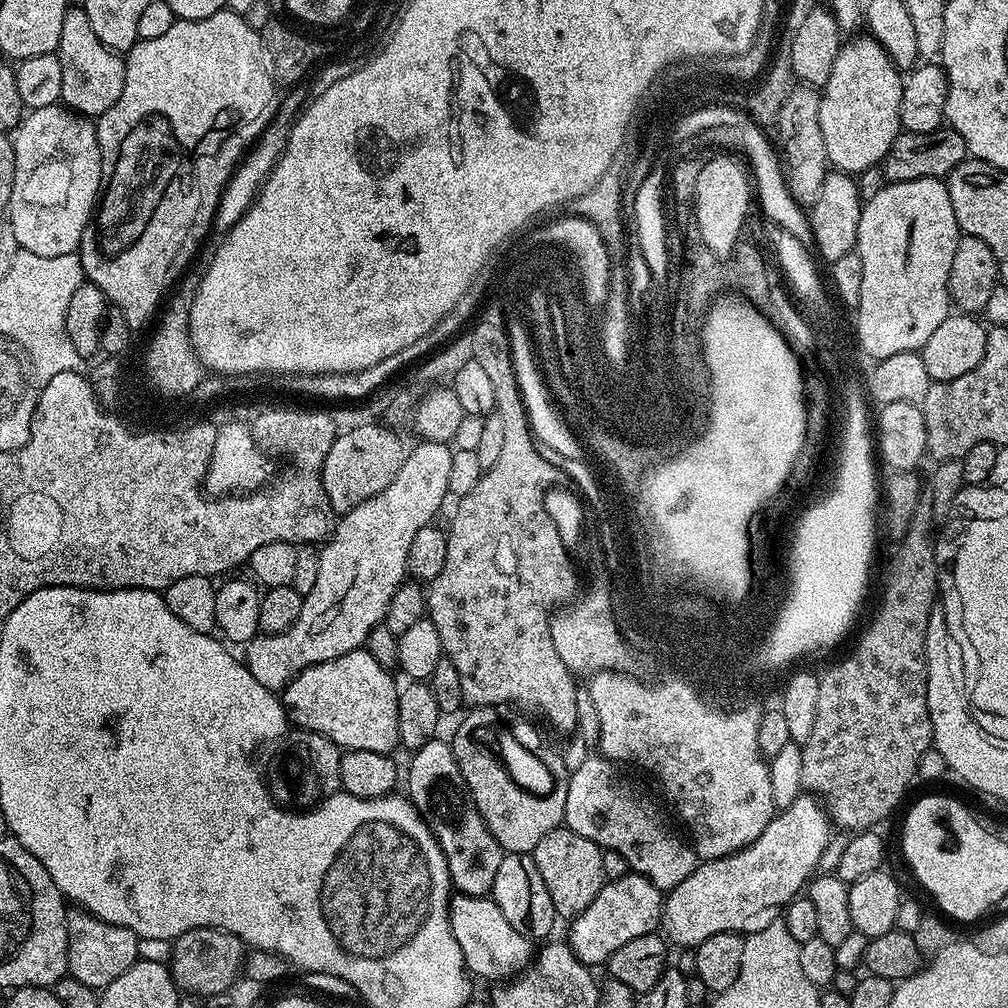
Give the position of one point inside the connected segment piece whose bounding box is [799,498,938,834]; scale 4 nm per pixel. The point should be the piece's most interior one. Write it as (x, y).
(873, 726)

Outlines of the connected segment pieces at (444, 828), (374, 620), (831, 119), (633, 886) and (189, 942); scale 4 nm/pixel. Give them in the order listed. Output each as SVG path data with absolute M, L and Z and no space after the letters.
M443 738L431 740L426 742L426 746L411 753L410 759L412 759L412 765L408 768L406 795L412 801L417 812L426 814L428 828L444 852L453 889L462 896L488 896L494 886L494 877L498 874L498 866L502 866L502 858L506 853L494 838L494 834L490 834L482 814L478 814L478 810L473 806L472 795L462 778L460 767L452 753L451 743Z
M425 440L417 443L417 448L405 455L402 470L394 474L394 482L386 486L374 498L366 498L354 510L343 513L335 521L332 534L323 541L318 558L318 579L315 580L310 594L306 594L302 602L302 614L298 614L298 622L290 626L290 630L279 632L273 636L257 634L246 645L246 663L250 674L262 686L273 690L283 690L303 668L309 668L322 662L330 662L334 658L342 658L342 654L359 652L367 645L371 632L384 623L384 615L388 612L394 594L405 583L408 572L407 555L414 536L422 527L431 525L444 504L444 496L449 495L450 462L453 449L448 444L439 444Z
M863 34L857 40L841 43L838 58L834 58L834 70L830 70L830 78L825 82L820 97L820 105L818 106L818 126L822 126L822 143L826 145L826 158L829 165L835 171L847 172L849 174L859 174L877 167L883 161L885 154L890 150L890 146L895 142L896 137L900 135L902 129L900 126L900 107L902 106L902 79L901 69L894 66L894 62L886 54L886 50L882 50L882 46L878 41L873 40L871 35Z
M629 874L617 880L608 880L598 898L582 910L582 914L571 917L566 941L577 958L589 966L607 965L611 955L622 949L626 942L640 935L650 935L660 928L660 915L664 909L664 896L654 882L647 877Z
M195 928L176 937L172 946L170 971L177 988L185 993L197 992L201 998L217 996L228 992L236 980L236 975L241 975L245 955L244 941L234 934L217 928Z

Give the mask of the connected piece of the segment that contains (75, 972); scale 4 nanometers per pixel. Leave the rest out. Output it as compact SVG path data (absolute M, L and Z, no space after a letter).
M72 910L68 914L68 975L86 986L102 990L126 974L130 966L140 959L140 937L122 926L102 922L83 910Z

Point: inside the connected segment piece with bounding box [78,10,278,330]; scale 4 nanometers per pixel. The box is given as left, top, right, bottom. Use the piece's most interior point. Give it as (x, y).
(194, 100)

